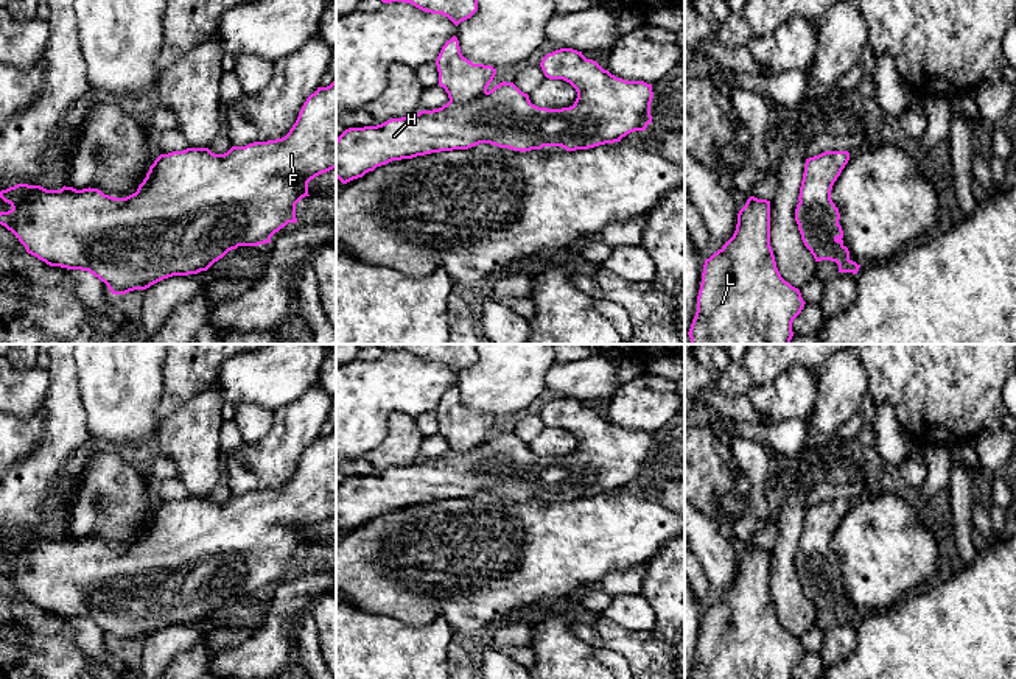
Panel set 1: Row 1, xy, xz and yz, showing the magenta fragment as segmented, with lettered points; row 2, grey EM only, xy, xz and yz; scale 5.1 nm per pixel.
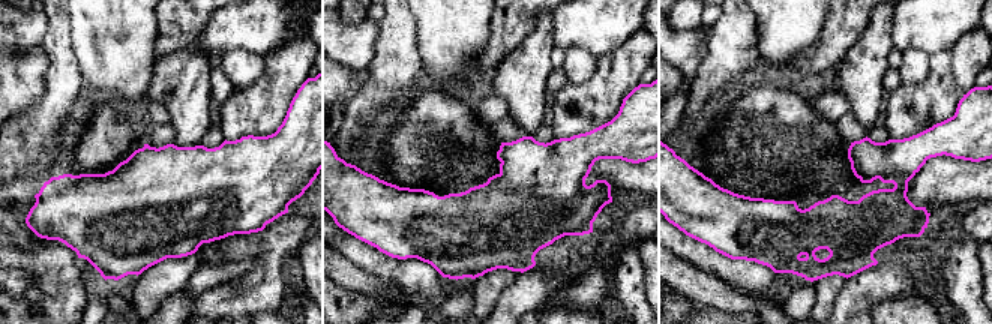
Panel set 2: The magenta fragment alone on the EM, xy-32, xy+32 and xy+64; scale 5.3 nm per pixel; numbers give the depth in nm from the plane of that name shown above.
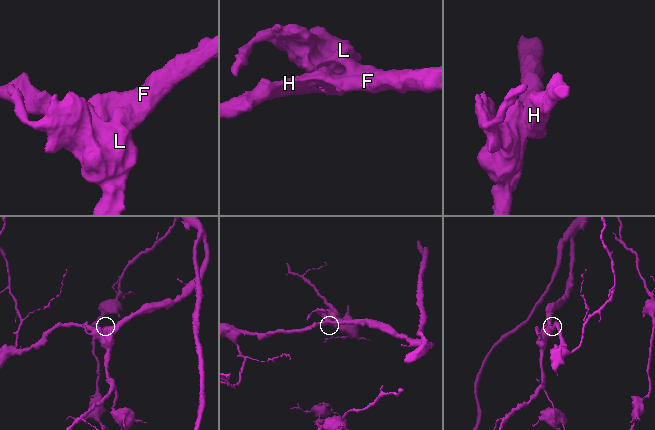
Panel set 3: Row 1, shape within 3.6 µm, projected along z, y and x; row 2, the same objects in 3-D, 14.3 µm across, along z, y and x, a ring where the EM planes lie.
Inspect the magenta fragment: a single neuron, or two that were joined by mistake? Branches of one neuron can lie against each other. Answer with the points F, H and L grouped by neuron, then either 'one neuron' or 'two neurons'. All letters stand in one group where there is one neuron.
F H L; one neuron

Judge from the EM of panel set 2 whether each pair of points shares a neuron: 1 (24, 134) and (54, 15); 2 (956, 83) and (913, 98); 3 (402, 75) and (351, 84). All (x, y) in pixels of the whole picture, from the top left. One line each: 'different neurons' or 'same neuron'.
1: same neuron
2: same neuron
3: different neurons

